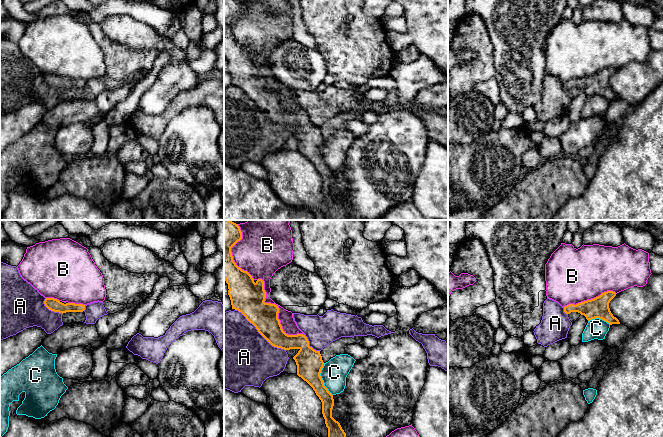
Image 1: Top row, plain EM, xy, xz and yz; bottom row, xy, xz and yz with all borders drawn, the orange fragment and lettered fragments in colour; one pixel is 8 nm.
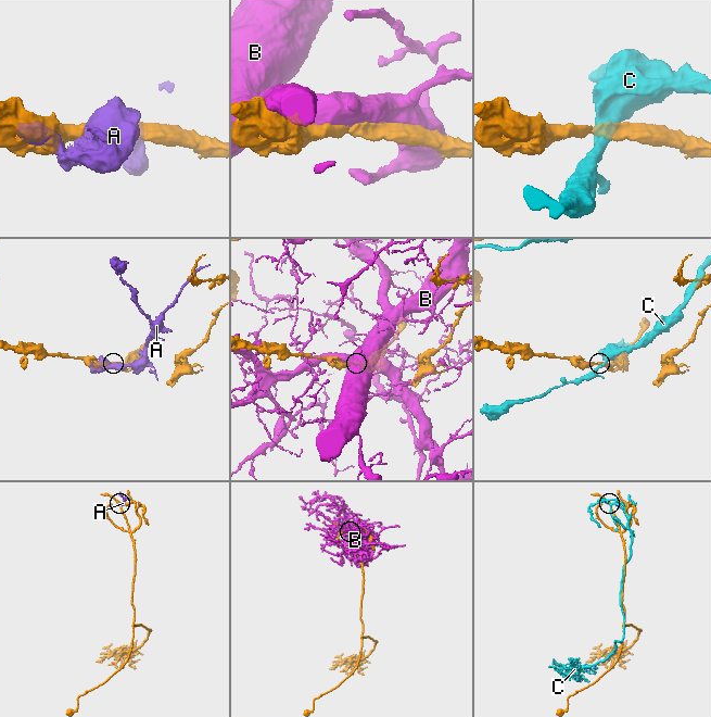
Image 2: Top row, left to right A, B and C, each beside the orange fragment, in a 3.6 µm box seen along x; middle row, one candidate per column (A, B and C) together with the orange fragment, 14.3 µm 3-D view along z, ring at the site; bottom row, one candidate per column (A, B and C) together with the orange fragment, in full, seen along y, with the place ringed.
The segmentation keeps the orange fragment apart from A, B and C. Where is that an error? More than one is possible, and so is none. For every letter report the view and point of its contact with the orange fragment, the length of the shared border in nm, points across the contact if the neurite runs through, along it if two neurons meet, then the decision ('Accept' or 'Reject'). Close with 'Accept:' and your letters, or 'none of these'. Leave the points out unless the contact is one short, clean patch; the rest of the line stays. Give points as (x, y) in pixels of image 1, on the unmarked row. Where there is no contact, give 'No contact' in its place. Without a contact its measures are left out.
A: Touches orange at xz (260, 109). Shared border 550 nm. Reject
B: Touches orange at xz (278, 86). Shared border 600 nm. Reject
C: Touches orange at xz (321, 155). Shared border 280 nm. Boundary: xz (323, 139), (320, 153), (323, 161), (332, 171). Reject
Accept: none of these

